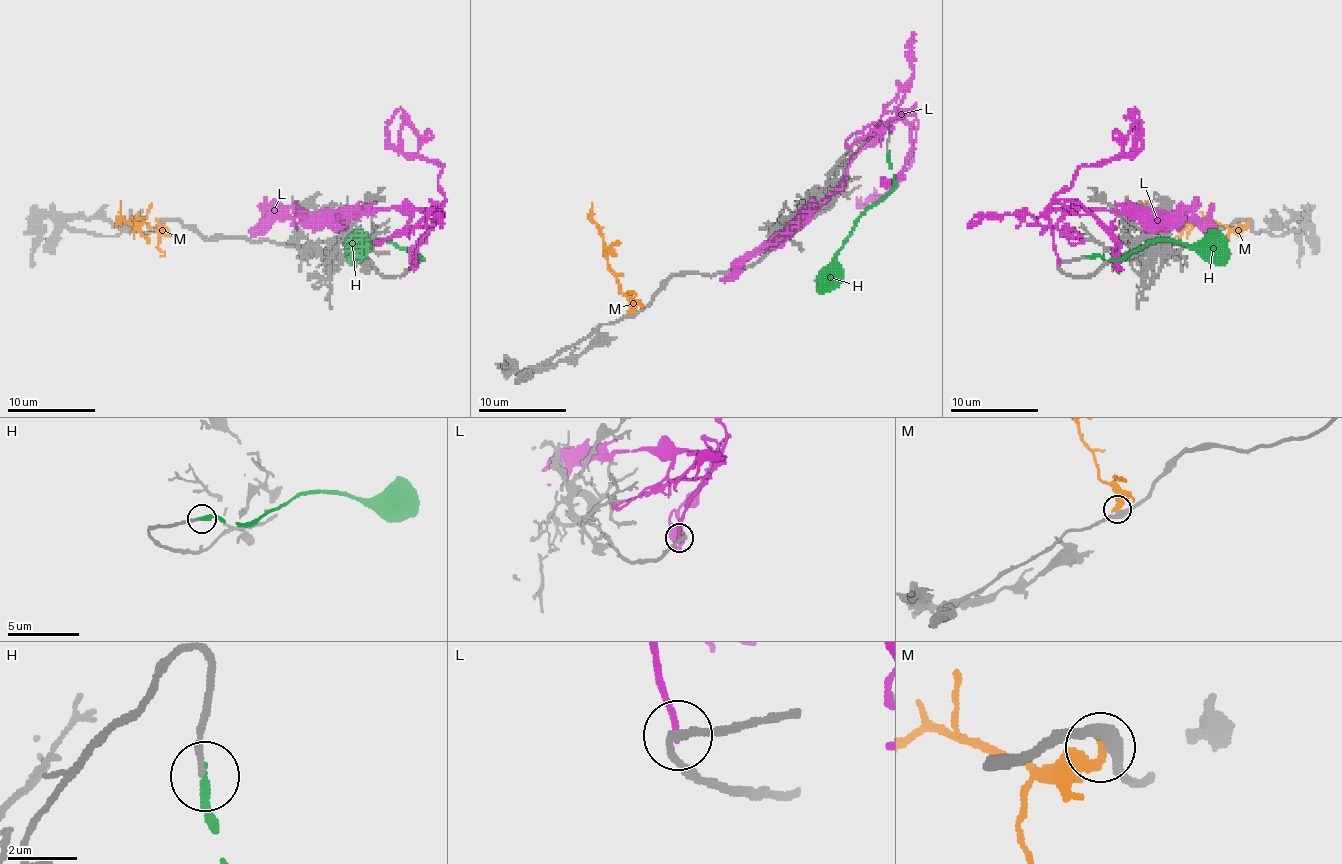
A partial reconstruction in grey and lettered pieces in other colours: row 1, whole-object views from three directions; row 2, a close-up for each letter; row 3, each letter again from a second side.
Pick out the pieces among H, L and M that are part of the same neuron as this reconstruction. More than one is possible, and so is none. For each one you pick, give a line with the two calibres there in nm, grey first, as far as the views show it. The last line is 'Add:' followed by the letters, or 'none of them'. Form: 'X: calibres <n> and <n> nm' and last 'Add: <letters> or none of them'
H: calibres 190 and 240 nm
Add: H

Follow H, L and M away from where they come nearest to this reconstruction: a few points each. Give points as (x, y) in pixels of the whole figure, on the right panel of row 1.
H: (1090, 256), (1123, 260), (1132, 251), (1154, 240), (1198, 245), (1207, 254), (1224, 254), (1229, 258)
L: (1059, 262), (1046, 210), (1095, 208), (1117, 212), (1161, 212), (1191, 216), (1207, 232), (1216, 229)
M: (1246, 223), (1231, 229), (1202, 218), (1191, 223), (1163, 223), (1143, 210), (1147, 201)

